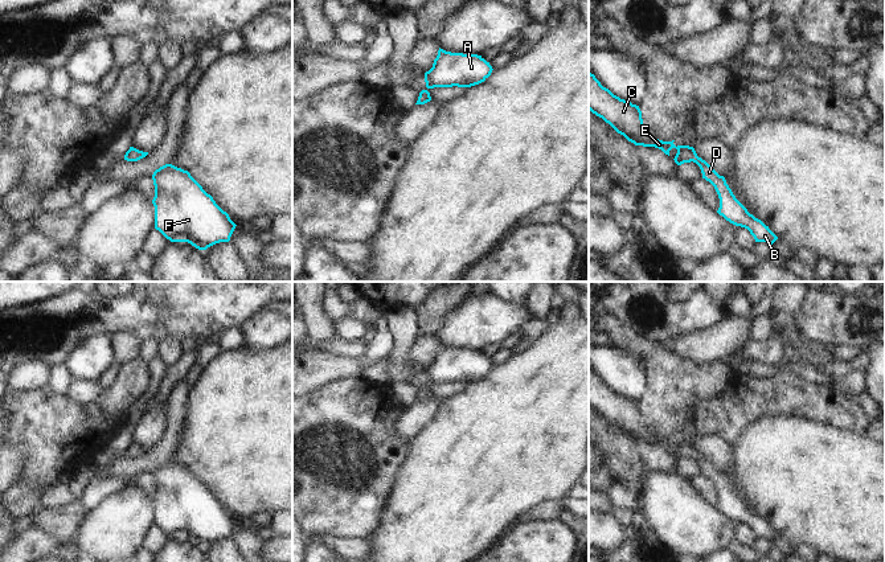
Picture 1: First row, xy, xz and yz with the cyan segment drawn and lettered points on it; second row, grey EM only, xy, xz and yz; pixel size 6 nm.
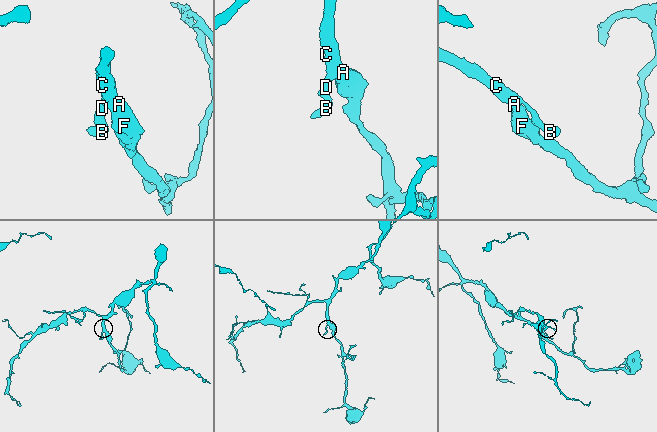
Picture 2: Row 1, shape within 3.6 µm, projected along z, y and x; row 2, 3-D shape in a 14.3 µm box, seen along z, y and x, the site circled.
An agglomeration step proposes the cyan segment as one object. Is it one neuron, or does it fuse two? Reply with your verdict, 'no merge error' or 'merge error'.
no merge error

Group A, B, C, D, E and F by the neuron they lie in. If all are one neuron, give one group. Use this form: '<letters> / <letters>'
A B C D E F

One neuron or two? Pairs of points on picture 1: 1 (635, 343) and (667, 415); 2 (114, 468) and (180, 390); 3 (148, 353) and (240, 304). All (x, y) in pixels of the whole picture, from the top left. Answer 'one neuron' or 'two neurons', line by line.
1: one neuron
2: one neuron
3: two neurons

